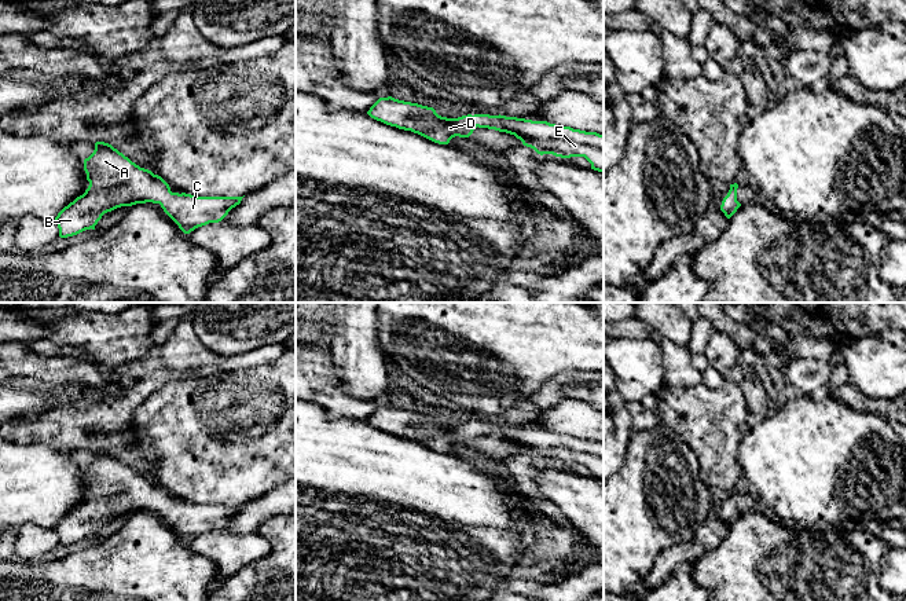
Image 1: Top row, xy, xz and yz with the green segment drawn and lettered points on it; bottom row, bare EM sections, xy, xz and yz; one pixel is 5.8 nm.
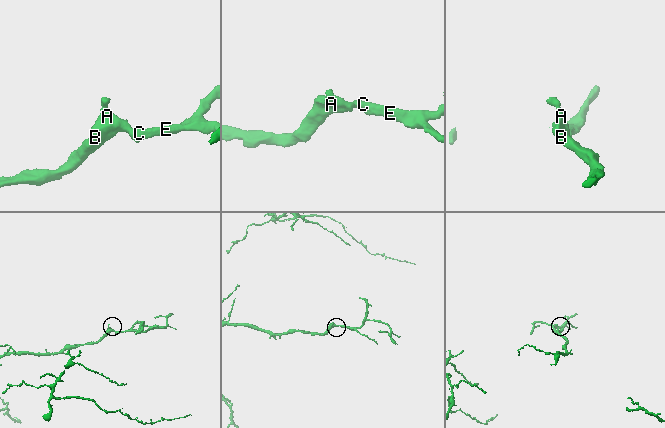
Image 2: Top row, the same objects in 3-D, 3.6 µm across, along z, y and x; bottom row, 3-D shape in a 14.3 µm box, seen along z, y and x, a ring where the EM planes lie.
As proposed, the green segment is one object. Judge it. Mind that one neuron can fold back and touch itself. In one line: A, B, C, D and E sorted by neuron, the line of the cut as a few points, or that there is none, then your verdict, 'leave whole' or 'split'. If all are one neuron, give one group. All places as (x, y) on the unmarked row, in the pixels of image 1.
A B C D E; no cut; leave whole

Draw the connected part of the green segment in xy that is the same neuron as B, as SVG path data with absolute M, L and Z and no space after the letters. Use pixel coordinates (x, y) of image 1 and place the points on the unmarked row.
M104 450L95 451L93 461L84 468L84 479L87 481L87 488L89 490L88 496L82 503L65 514L55 525L60 546L73 545L91 536L95 538L95 534L102 524L117 516L146 510L159 512L164 520L179 534L179 536L184 542L190 542L198 535L221 529L243 506L198 505L186 501L172 501L169 492L161 484L140 476L111 452Z

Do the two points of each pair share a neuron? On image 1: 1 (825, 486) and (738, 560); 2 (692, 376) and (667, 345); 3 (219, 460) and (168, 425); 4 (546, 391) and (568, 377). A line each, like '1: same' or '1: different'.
1: different
2: same
3: same
4: same

